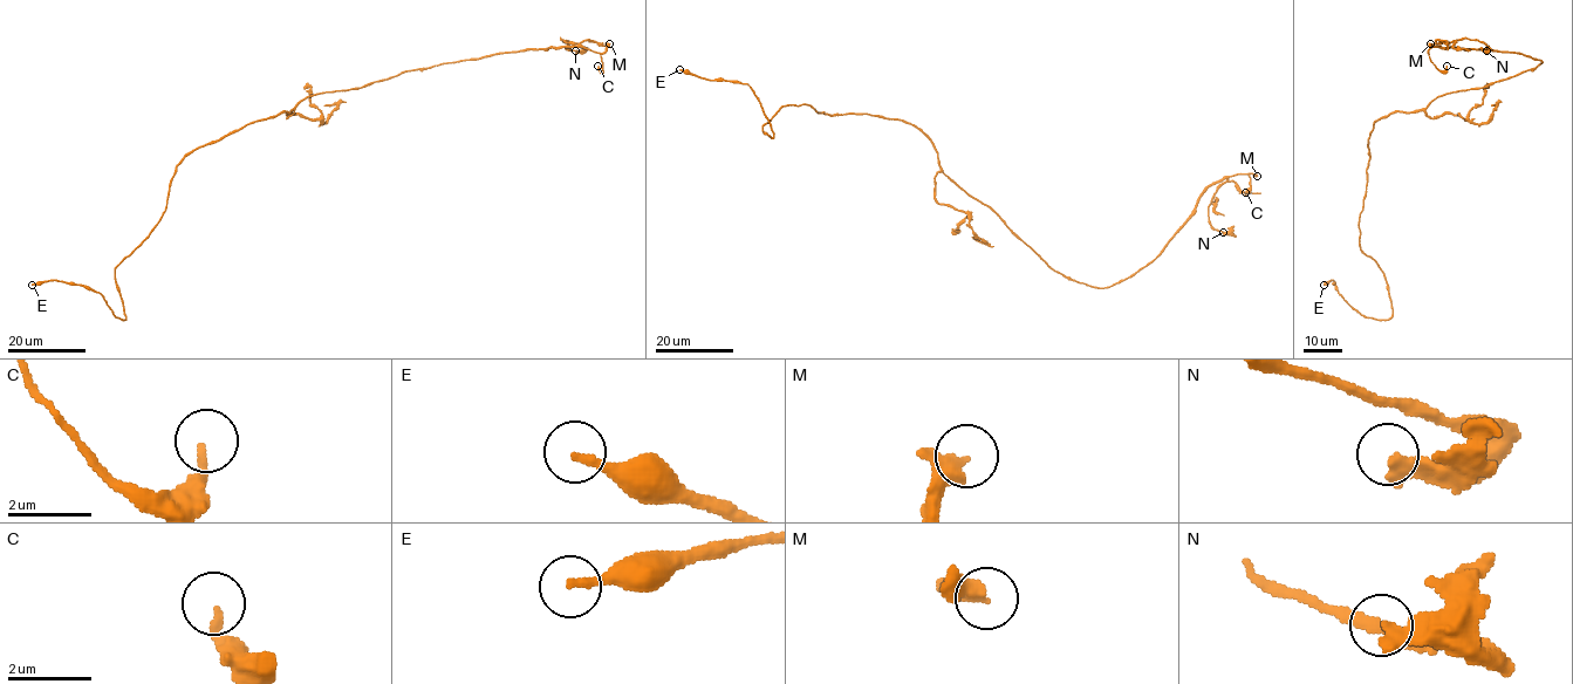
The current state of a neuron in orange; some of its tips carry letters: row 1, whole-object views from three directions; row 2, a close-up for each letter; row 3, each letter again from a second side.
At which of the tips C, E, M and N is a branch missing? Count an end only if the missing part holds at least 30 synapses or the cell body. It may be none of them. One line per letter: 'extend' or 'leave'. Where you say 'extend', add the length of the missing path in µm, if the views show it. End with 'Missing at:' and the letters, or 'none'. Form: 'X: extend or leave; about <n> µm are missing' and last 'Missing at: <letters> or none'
C: leave
E: leave
M: leave
N: leave
Missing at: none

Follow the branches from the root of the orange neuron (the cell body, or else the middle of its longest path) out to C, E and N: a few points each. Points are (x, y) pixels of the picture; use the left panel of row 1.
C: (291, 111), (313, 95), (358, 89), (403, 72), (500, 53), (582, 46), (601, 55), (602, 70), (597, 66)
E: (291, 111), (199, 146), (177, 166), (159, 220), (115, 269), (125, 320), (82, 286), (54, 280), (32, 285)
N: (291, 111), (306, 96), (358, 89), (403, 72), (500, 53), (579, 45), (560, 39), (583, 49), (575, 50)

